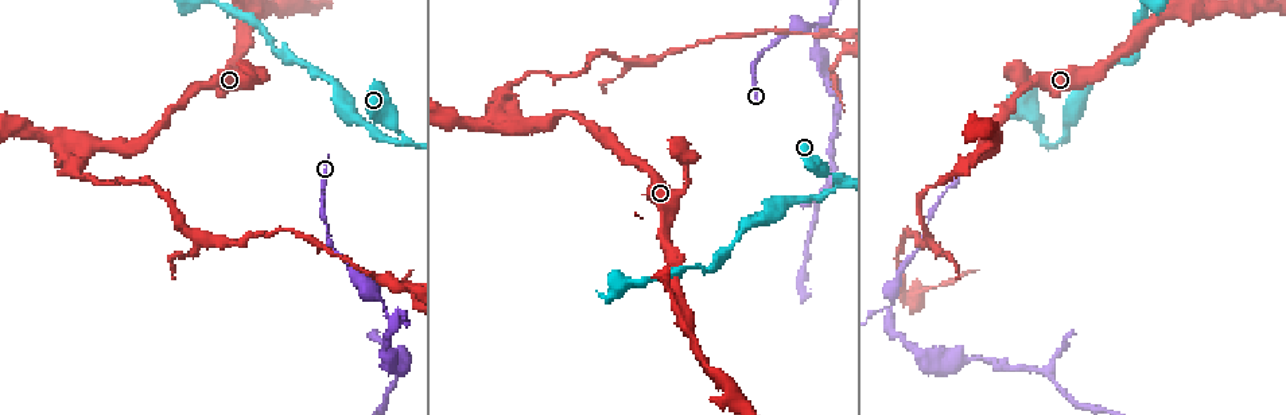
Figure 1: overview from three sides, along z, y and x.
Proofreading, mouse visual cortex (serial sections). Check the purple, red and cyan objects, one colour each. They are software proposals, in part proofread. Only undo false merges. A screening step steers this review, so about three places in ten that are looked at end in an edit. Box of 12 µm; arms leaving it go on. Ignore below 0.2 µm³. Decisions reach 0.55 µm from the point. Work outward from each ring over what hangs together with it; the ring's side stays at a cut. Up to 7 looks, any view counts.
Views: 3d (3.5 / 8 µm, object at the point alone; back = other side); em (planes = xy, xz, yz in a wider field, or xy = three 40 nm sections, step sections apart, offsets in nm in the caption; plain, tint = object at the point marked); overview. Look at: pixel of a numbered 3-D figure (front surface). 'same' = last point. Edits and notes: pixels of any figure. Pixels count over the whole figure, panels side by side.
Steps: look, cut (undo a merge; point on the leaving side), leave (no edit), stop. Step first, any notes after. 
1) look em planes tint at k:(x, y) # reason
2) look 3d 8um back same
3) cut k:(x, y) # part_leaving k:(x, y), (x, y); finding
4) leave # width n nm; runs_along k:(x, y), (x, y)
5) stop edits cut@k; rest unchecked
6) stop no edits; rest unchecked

look 3d 3.5um at 1:(889, 316) # a narrow waist

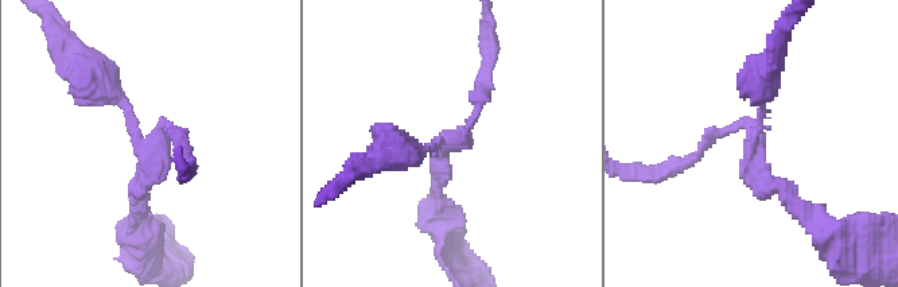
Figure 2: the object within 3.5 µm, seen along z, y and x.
look em xy step 1 plain at 2:(146, 143) # arms 3; arm_widths 150, 200, 350 nm

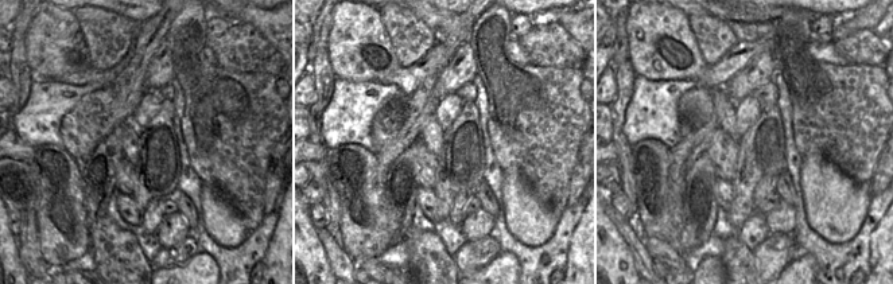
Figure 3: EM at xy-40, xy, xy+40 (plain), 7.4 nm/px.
look em xy step 1 tint same # where the object lies

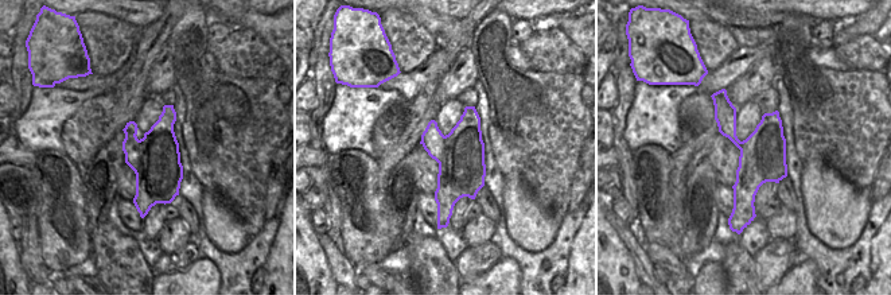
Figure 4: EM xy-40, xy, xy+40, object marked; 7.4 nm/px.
cut 2:(782, 185) # border 4:(726, 92), (723, 101), (714, 100); two cells meet here

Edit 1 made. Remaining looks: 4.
look overview

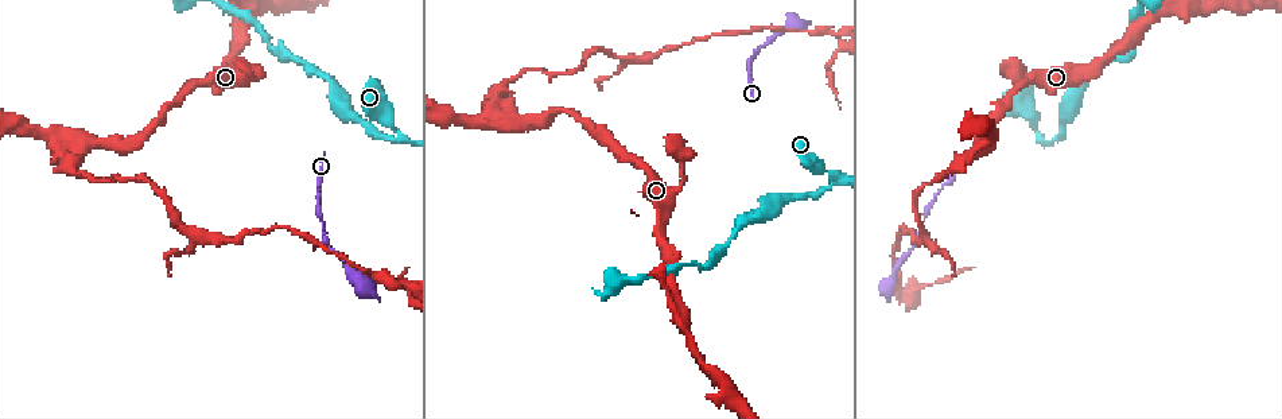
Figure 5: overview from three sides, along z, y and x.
look 3d 3.5um at 5:(958, 163) # thin neck

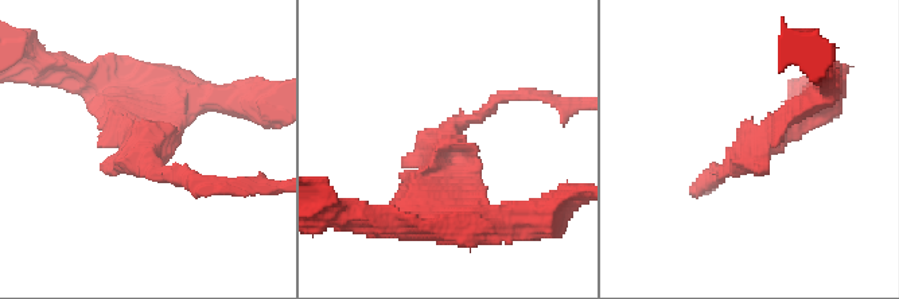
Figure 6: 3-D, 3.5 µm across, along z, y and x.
look em planes tint at 6:(468, 160)

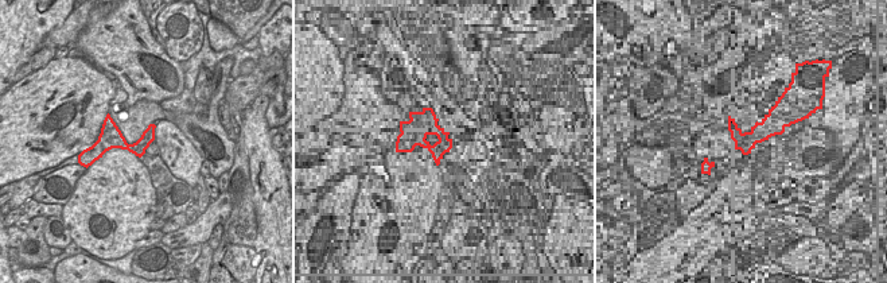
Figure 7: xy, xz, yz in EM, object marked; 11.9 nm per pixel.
cut 6:(179, 179) # width 160 nm; part_leaving 6:(147, 154), (168, 178), (250, 186); a second cell is stuck on

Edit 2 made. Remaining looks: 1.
stop edits cut@2, cut@6; rest unchecked

